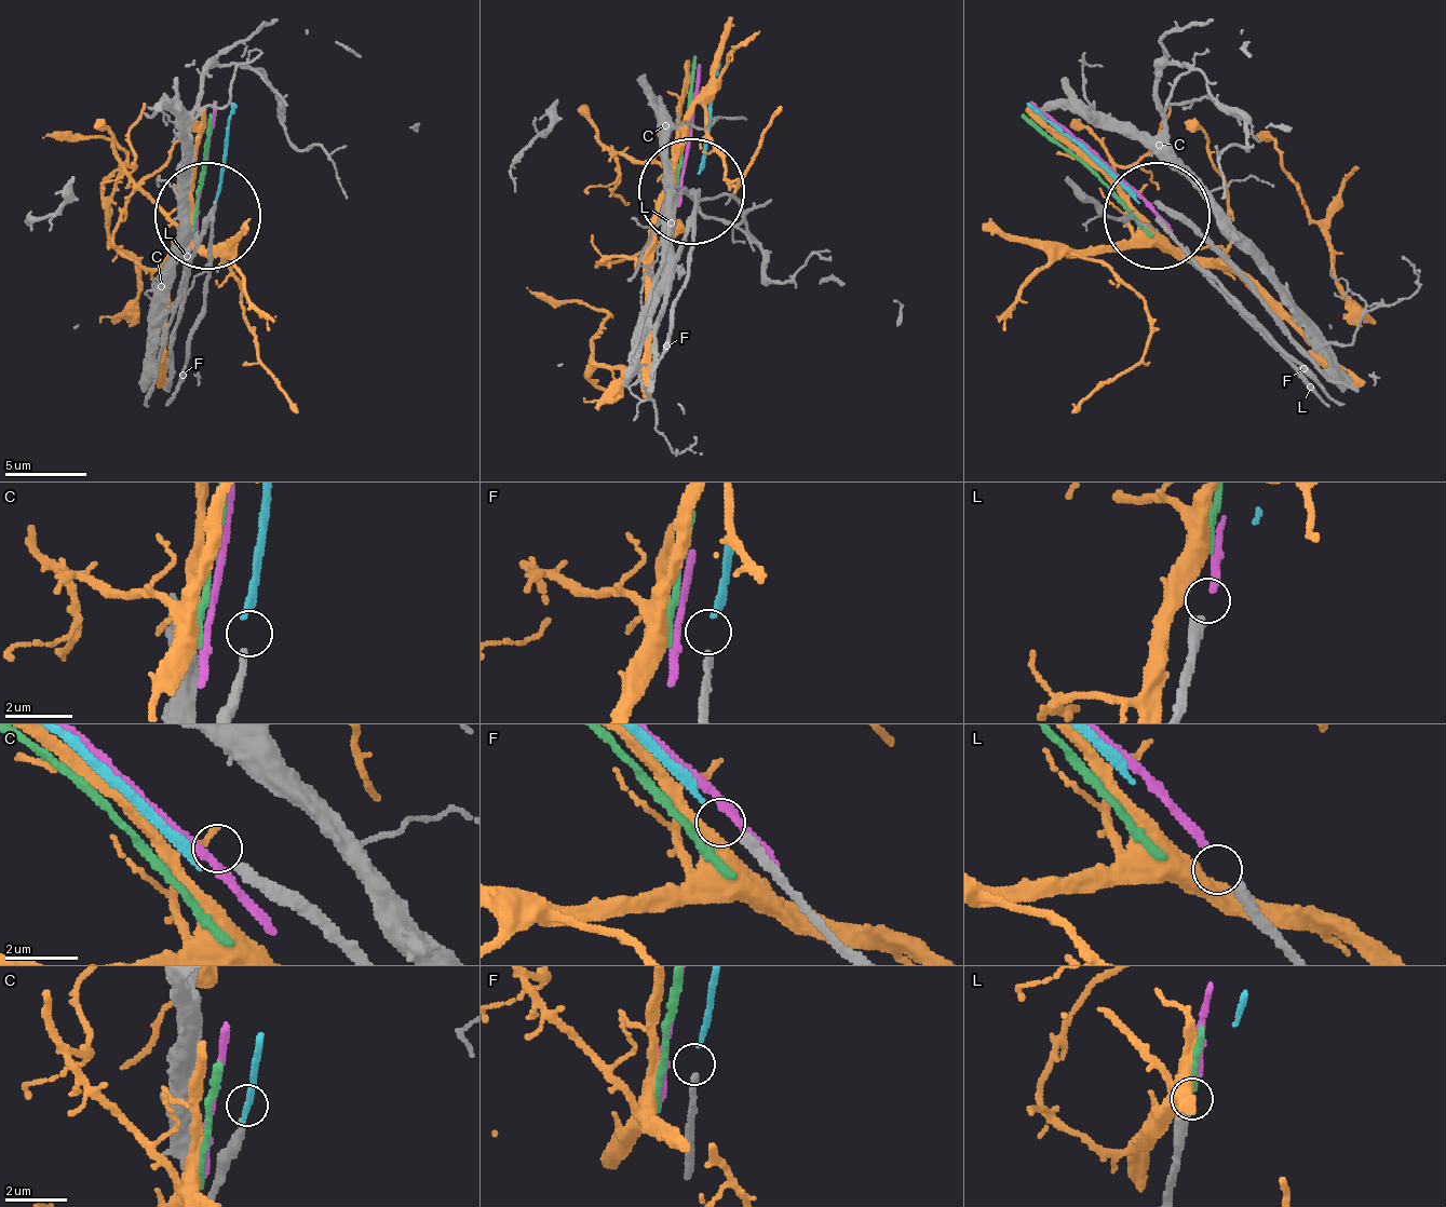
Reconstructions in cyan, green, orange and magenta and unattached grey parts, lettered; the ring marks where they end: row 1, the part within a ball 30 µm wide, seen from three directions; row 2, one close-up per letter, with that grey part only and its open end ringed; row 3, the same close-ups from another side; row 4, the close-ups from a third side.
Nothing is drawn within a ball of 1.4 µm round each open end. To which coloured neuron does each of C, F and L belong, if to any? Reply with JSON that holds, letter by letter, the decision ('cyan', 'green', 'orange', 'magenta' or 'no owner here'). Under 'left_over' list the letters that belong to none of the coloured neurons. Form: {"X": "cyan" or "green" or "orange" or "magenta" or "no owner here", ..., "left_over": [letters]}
{"C": "no owner here", "F": "cyan", "L": "magenta", "left_over": ["C"]}

